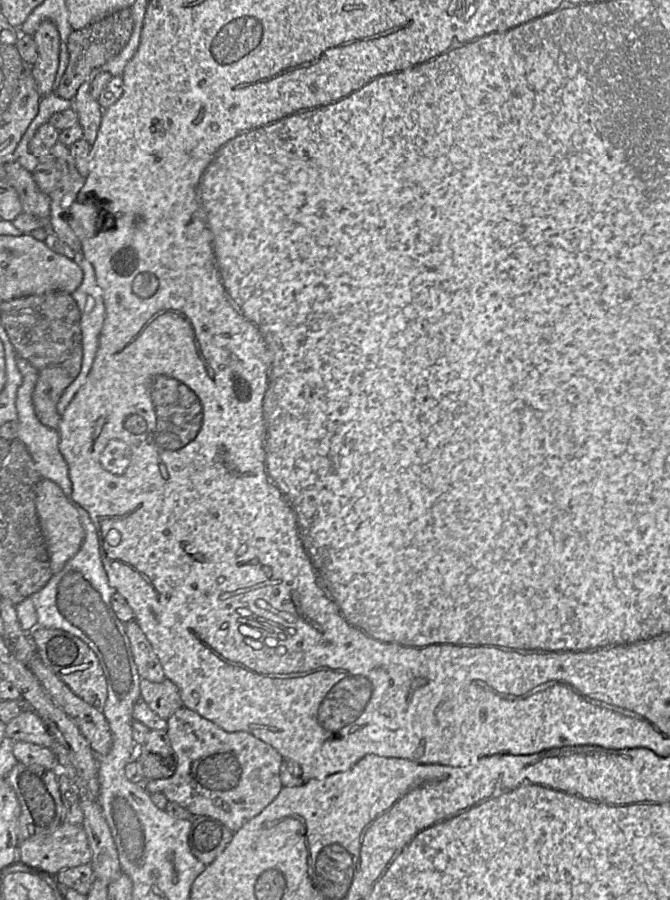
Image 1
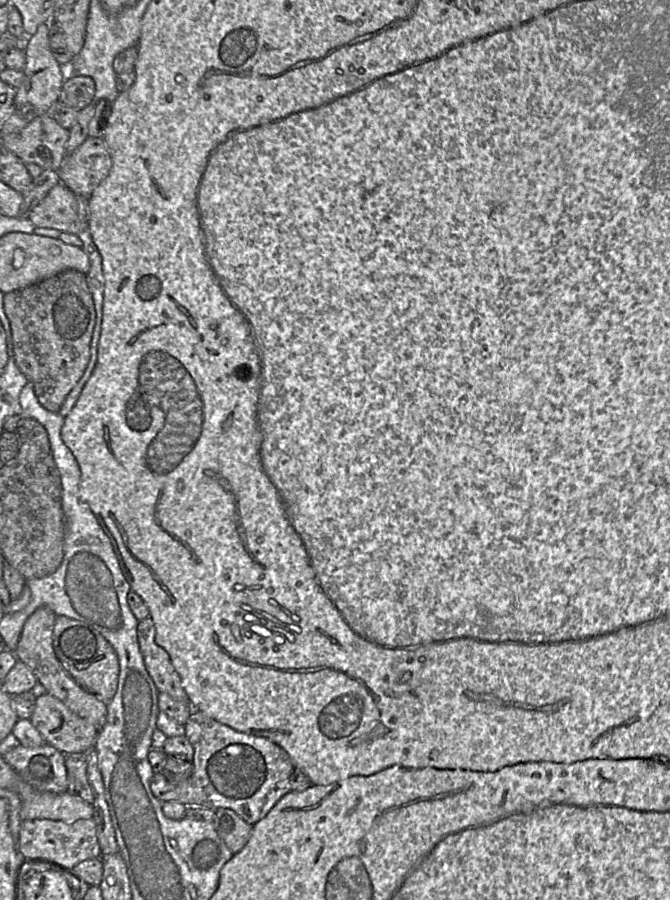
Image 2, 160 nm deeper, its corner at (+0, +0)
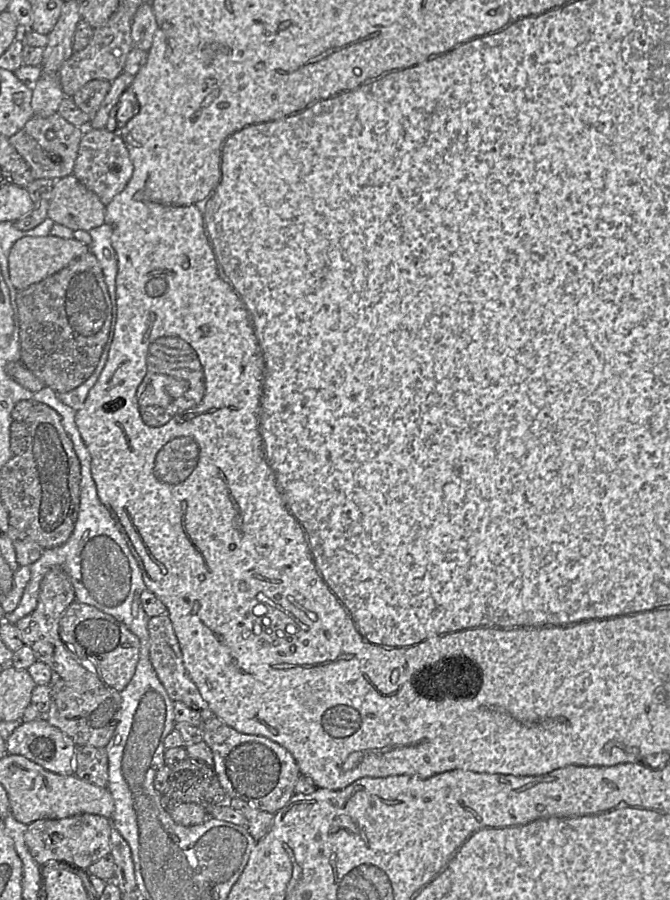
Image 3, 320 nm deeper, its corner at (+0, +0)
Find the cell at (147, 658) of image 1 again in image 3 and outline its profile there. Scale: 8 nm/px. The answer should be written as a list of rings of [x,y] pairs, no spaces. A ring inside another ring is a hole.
[[[159,615],[151,617],[147,627],[149,632],[149,658],[169,697],[173,701],[182,702],[185,706],[197,711],[204,722],[215,717],[185,669],[179,641],[169,616]]]

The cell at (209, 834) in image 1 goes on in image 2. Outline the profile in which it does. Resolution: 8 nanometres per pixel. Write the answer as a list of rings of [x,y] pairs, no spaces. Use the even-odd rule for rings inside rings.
[[[228,808],[215,810],[213,824],[219,837],[234,854],[246,845],[252,831],[251,824]]]

